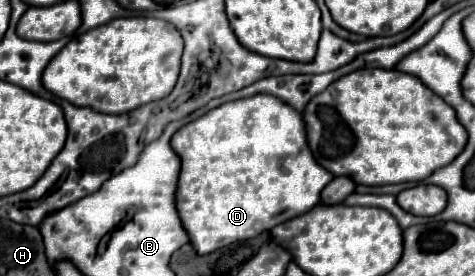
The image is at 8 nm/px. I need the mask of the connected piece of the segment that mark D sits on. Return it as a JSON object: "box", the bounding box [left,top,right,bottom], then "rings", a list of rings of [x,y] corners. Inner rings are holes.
{"box":[171,94,333,256],"rings":[[[271,94],[231,100],[209,110],[201,118],[185,124],[171,138],[171,146],[183,160],[177,186],[177,210],[191,244],[201,256],[233,242],[255,238],[281,222],[309,212],[309,208],[321,202],[321,190],[333,180],[333,174],[317,164],[307,144],[301,112]]]}

